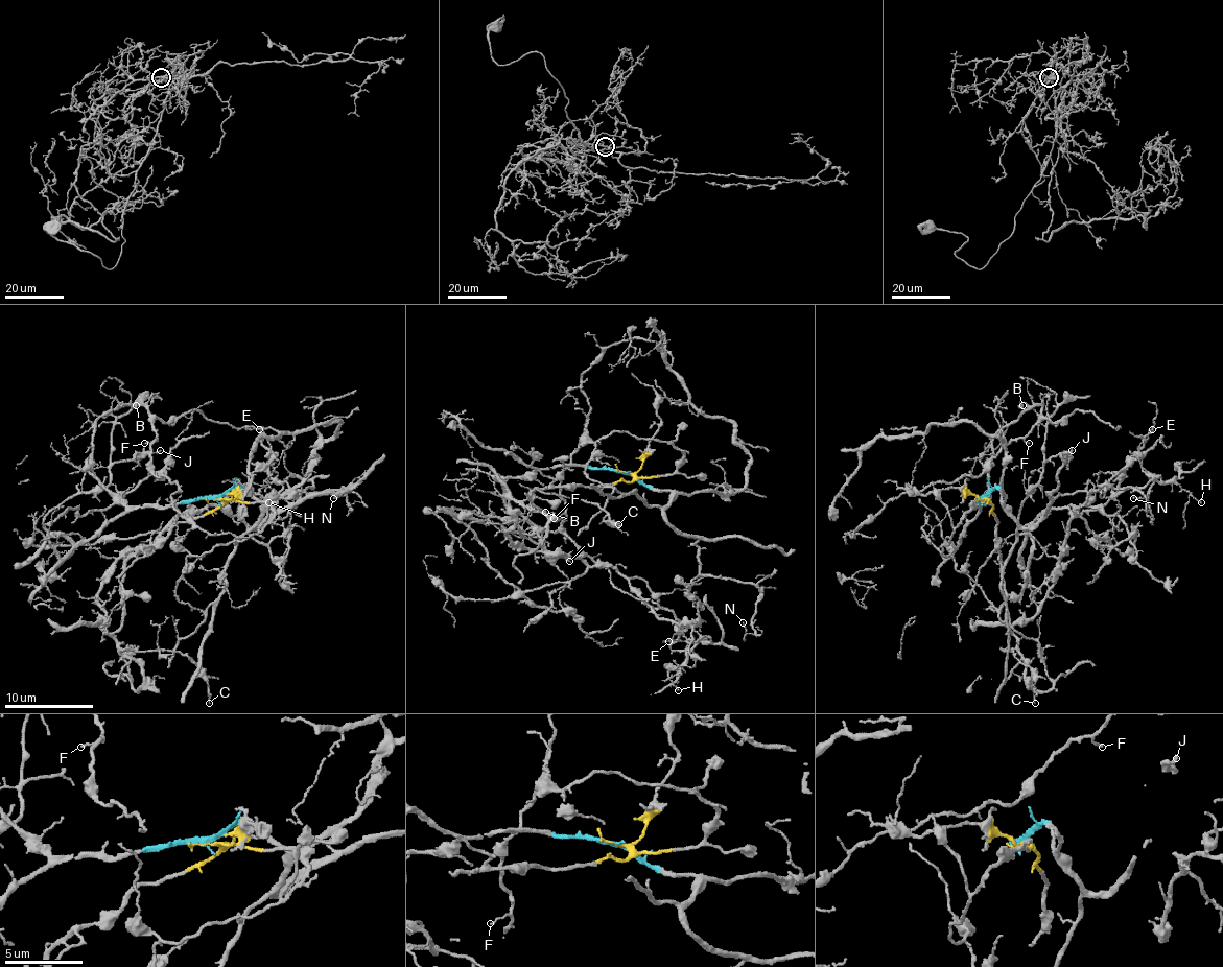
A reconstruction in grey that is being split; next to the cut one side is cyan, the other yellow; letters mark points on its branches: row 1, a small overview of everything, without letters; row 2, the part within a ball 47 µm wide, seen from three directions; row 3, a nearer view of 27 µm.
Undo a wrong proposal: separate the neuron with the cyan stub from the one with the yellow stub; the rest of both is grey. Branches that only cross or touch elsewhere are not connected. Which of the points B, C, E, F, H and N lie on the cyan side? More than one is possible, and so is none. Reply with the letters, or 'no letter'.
B, F, N

